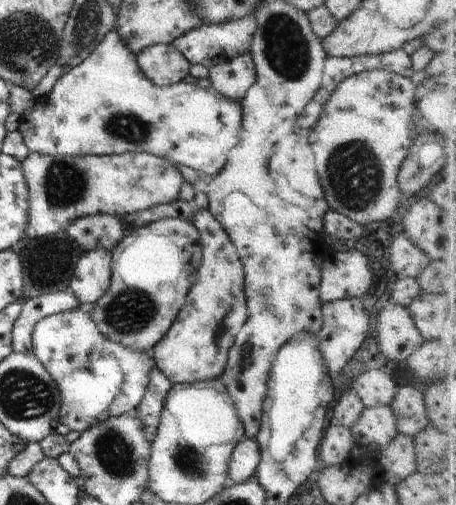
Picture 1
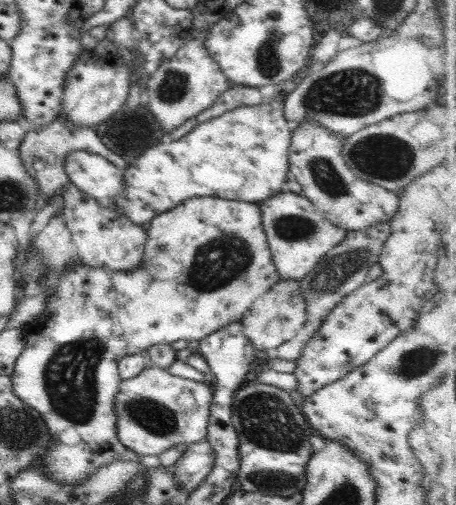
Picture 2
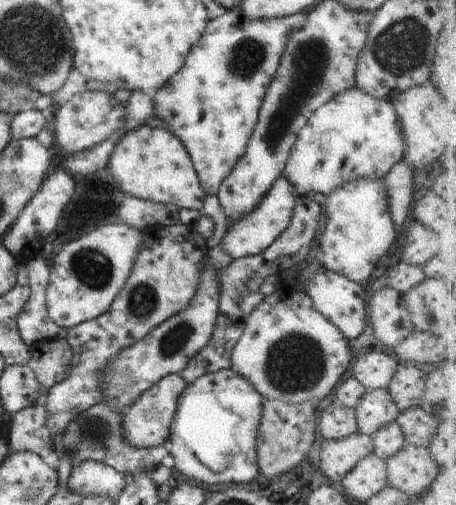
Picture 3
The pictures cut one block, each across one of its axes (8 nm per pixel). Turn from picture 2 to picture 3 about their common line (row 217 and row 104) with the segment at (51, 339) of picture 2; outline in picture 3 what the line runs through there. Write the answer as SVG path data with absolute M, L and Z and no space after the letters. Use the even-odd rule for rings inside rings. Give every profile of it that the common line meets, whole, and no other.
M226 9L220 18L208 21L200 40L186 54L182 68L174 76L170 76L166 84L160 90L156 90L151 98L154 102L155 117L163 121L165 131L182 142L206 195L215 195L218 192L220 184L234 170L236 160L244 156L252 138L252 131L258 122L264 95L284 54L288 36L304 26L307 12L308 10L294 16L270 20L250 20L244 15L239 16Z

